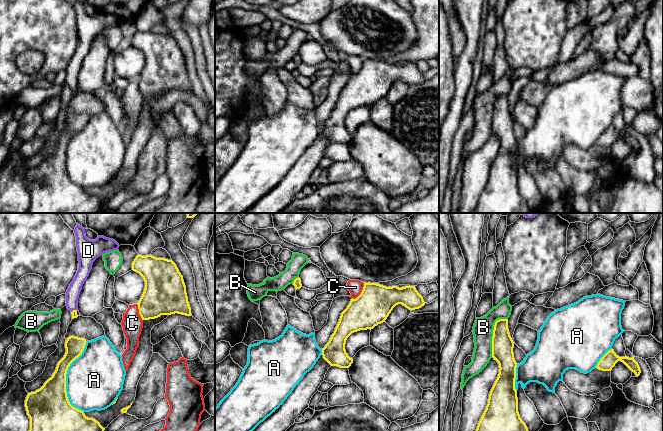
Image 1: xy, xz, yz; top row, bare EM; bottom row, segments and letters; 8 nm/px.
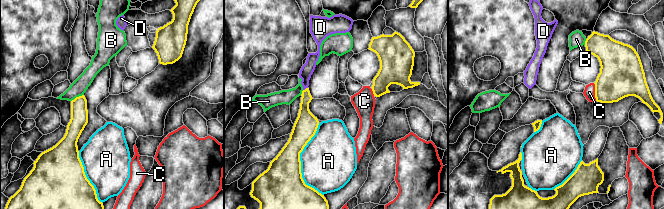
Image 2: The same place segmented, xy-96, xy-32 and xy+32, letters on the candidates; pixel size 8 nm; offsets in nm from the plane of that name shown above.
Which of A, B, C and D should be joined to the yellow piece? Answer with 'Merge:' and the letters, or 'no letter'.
Merge: D

